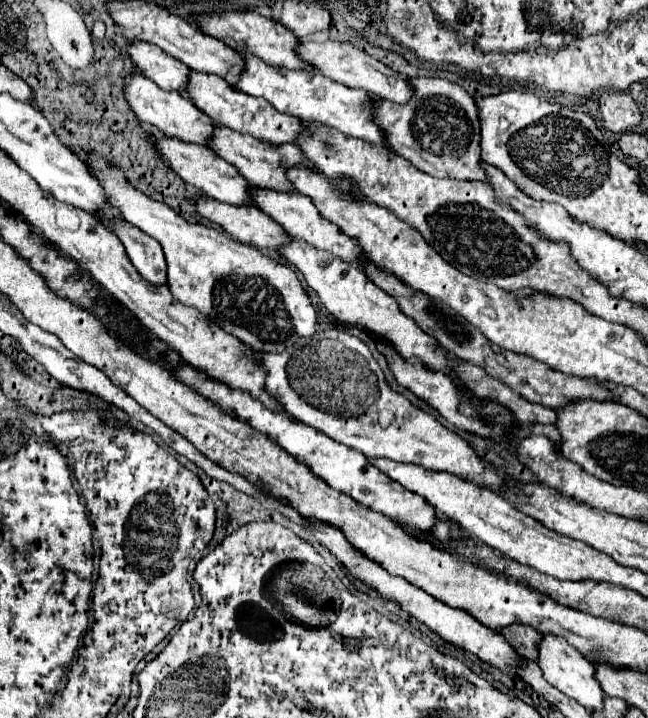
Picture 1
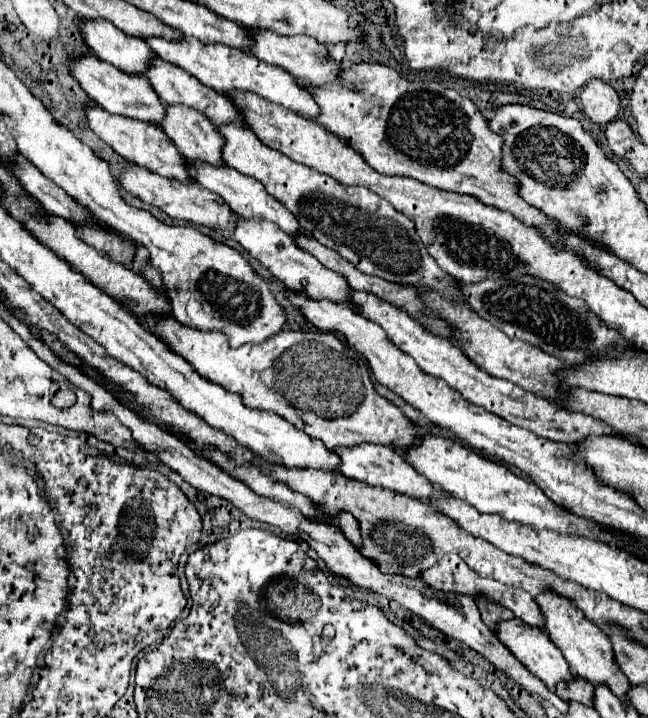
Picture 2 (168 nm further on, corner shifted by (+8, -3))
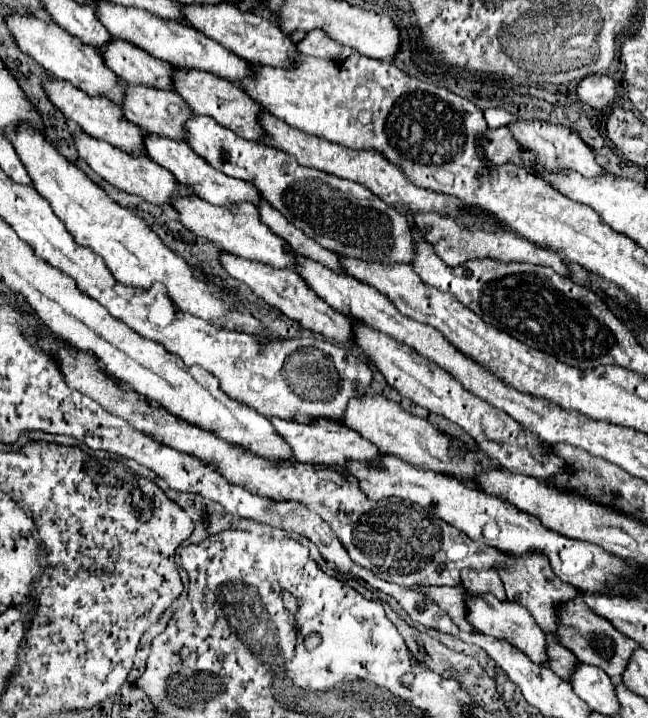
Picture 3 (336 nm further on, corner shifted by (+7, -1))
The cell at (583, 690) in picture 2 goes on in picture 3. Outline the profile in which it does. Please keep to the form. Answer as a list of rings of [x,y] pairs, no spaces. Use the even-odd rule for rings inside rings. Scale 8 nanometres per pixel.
[[[548,638],[548,658],[552,672],[558,674],[564,680],[570,680],[570,674],[574,674],[574,666],[578,666],[578,658],[570,654],[562,644],[558,644],[554,638]]]

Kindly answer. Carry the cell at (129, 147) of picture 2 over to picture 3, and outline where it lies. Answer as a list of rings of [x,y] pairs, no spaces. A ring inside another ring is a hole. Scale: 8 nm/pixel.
[[[50,80],[44,84],[44,90],[50,98],[50,102],[60,108],[68,120],[76,122],[86,134],[98,138],[98,140],[104,140],[120,150],[128,150],[130,154],[138,154],[138,156],[146,156],[146,152],[142,150],[142,134],[144,130],[140,126],[134,126],[134,122],[122,118],[122,108],[116,106],[114,102],[110,102],[108,98],[92,98],[88,96],[86,92],[70,86],[70,82],[64,82],[64,80]]]

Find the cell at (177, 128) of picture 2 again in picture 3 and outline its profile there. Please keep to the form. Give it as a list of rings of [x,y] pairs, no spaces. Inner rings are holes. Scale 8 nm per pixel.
[[[128,86],[128,94],[126,94],[122,110],[124,110],[124,116],[130,122],[138,124],[144,132],[158,134],[164,138],[174,138],[180,142],[182,140],[186,142],[186,130],[182,130],[186,118],[194,116],[190,106],[186,106],[186,102],[176,92],[164,92],[164,90],[156,90],[148,86]]]

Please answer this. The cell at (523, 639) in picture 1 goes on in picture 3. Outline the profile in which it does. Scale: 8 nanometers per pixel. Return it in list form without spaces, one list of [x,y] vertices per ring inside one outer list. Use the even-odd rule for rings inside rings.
[[[462,570],[462,586],[472,596],[494,594],[498,600],[506,600],[506,592],[502,586],[500,576],[494,570],[476,572],[476,570]]]

